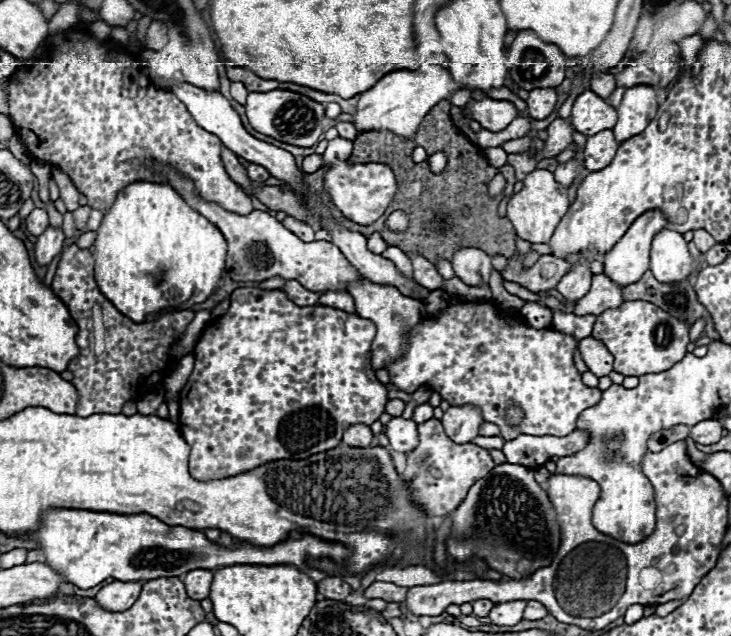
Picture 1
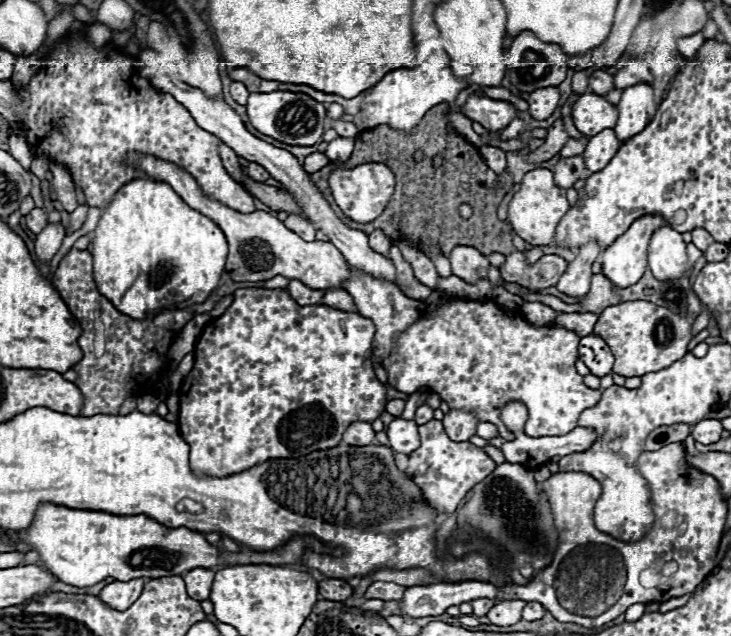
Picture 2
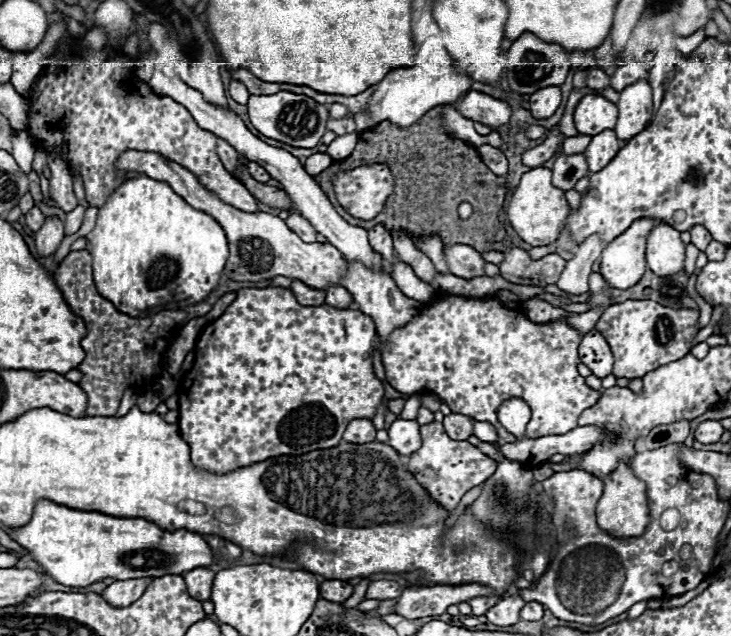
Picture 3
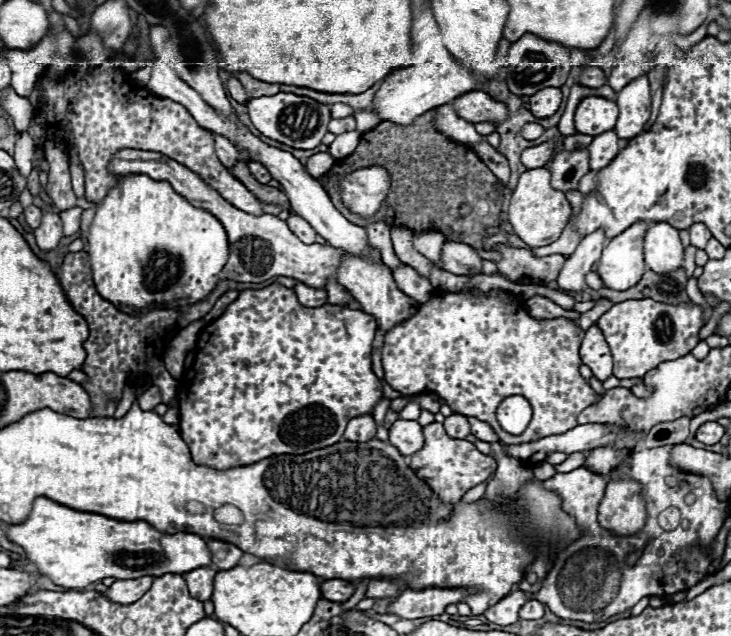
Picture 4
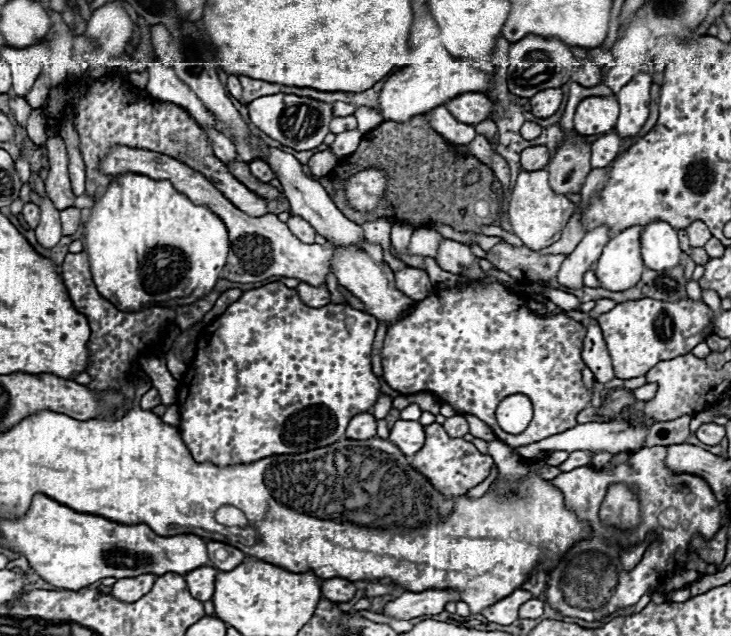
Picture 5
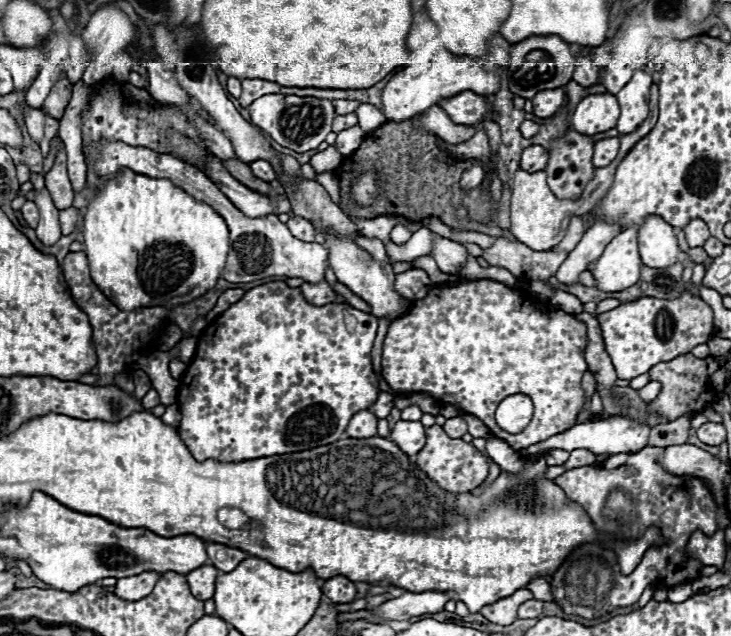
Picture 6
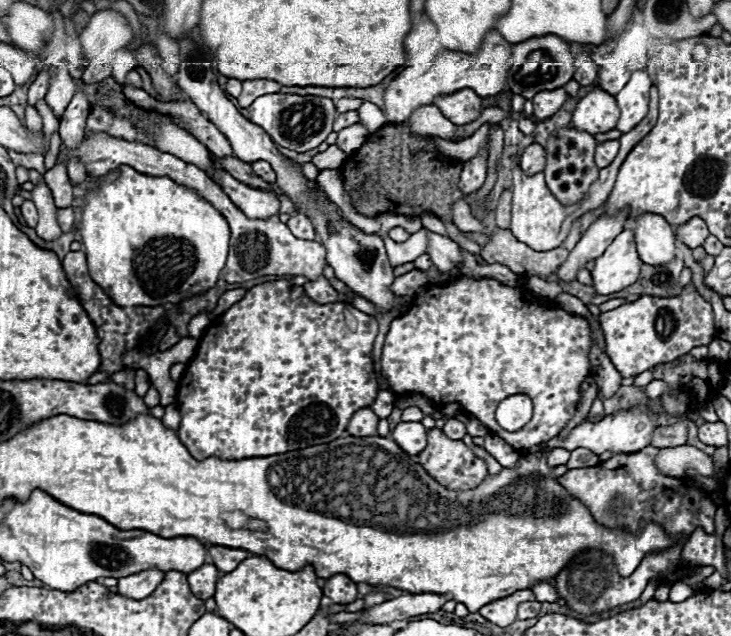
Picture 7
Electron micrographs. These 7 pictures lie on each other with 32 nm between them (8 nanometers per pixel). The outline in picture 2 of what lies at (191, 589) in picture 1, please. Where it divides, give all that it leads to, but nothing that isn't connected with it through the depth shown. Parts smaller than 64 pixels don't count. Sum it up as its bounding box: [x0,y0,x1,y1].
[184,568,214,600]

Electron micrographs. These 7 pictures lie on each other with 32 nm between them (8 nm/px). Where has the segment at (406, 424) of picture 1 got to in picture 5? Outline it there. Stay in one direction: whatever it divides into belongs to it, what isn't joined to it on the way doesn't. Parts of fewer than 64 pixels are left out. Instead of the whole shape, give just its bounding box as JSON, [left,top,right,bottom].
[390,420,424,456]

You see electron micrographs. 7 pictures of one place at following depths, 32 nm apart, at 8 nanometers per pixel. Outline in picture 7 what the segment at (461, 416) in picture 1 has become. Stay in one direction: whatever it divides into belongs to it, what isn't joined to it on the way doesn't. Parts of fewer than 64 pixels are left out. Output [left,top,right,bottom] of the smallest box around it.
[442,418,466,440]

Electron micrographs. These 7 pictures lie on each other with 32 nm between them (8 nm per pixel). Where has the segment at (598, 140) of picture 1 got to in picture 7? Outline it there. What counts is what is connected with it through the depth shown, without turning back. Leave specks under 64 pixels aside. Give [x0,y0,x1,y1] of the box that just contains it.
[596,140,618,168]

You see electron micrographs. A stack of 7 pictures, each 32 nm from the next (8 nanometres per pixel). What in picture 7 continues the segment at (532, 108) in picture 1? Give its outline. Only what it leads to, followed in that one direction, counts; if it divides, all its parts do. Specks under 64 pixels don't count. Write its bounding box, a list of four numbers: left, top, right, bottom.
[532,88,568,120]

